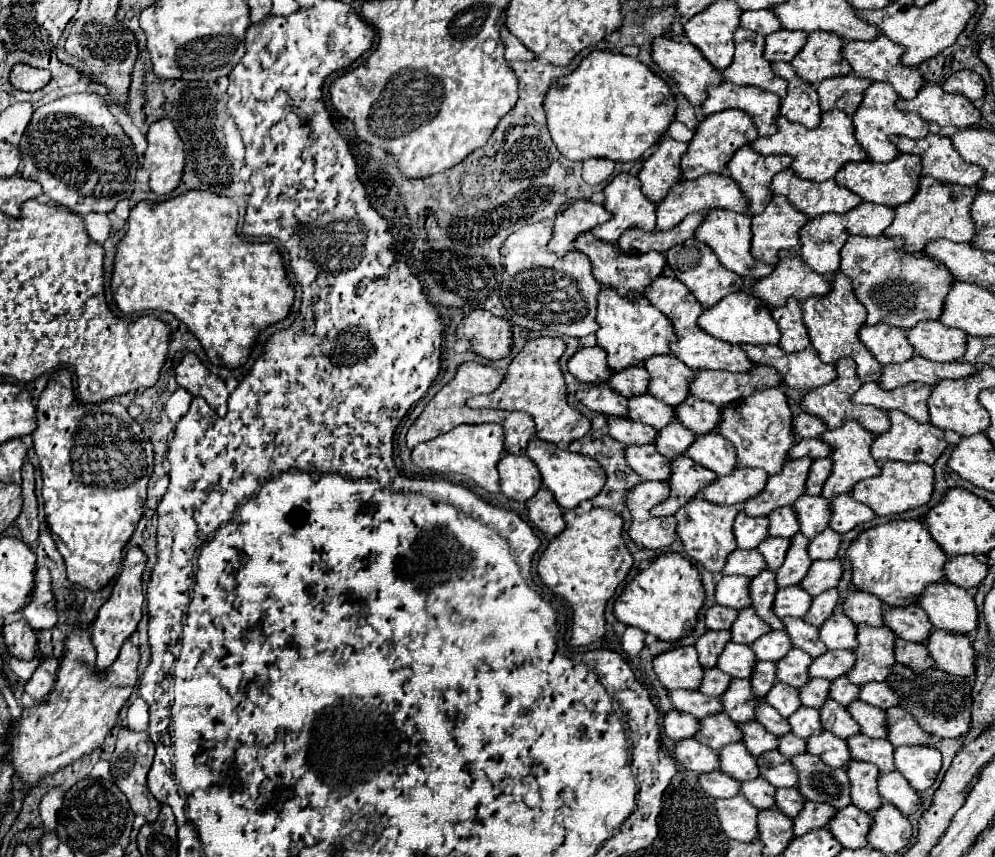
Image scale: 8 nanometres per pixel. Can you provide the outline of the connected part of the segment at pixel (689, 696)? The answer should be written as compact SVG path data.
M669 690L669 700L677 710L685 710L695 718L721 712L721 702L717 698L705 698L697 690Z

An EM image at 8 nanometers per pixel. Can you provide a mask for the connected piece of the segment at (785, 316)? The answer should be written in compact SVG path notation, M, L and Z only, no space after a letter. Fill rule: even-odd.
M789 298L785 306L775 308L773 320L777 322L781 332L779 348L783 348L785 352L799 352L811 346L807 328L801 320L801 302L797 298Z

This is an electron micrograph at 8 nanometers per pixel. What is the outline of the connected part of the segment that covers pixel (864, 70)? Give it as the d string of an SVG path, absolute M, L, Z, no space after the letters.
M883 34L875 36L873 40L867 40L867 42L863 42L863 40L851 40L851 42L845 42L845 46L841 48L841 56L849 60L849 64L851 64L853 72L855 72L855 76L867 78L867 80L885 80L885 82L889 82L889 84L893 86L893 90L895 90L901 98L911 100L911 98L915 98L917 90L923 86L925 80L921 78L919 70L901 66L901 62L899 62L899 56L901 56L901 54L903 54L903 48L897 46L897 44L893 44L893 42L891 42L887 36L883 36Z

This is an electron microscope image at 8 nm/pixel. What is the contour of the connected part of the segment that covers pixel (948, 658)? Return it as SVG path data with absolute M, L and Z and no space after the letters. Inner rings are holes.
M931 630L925 646L937 668L957 676L971 676L975 672L975 656L969 636L945 630Z

